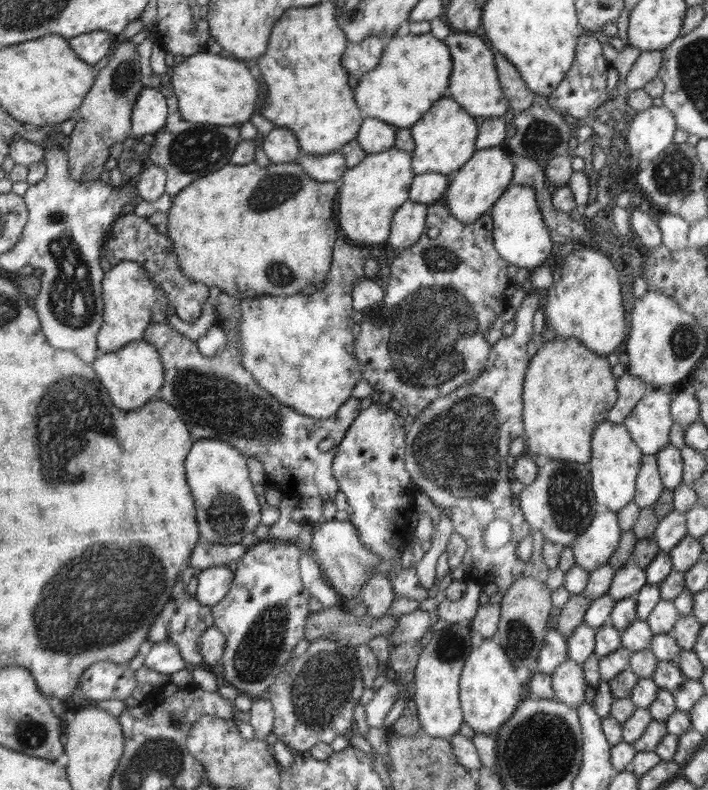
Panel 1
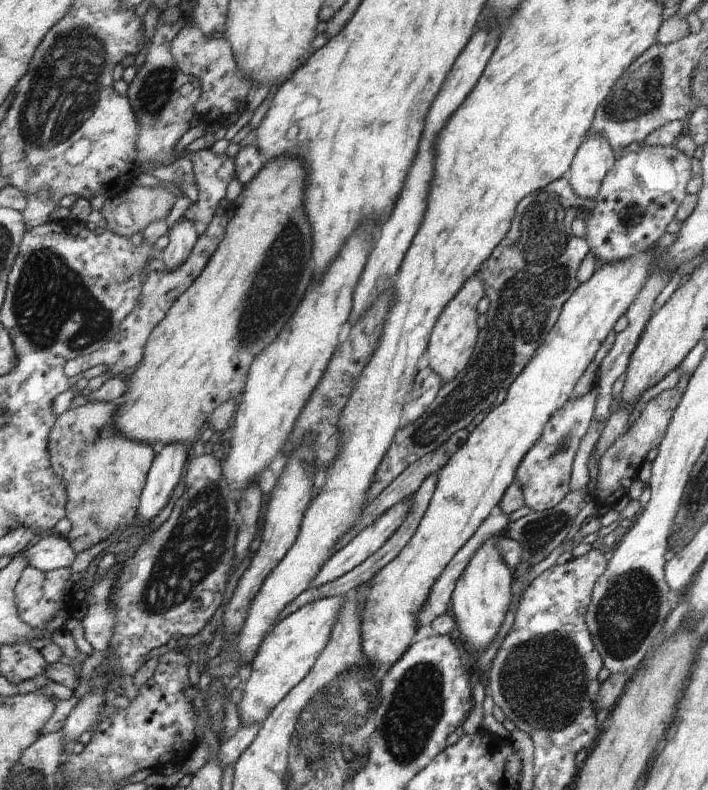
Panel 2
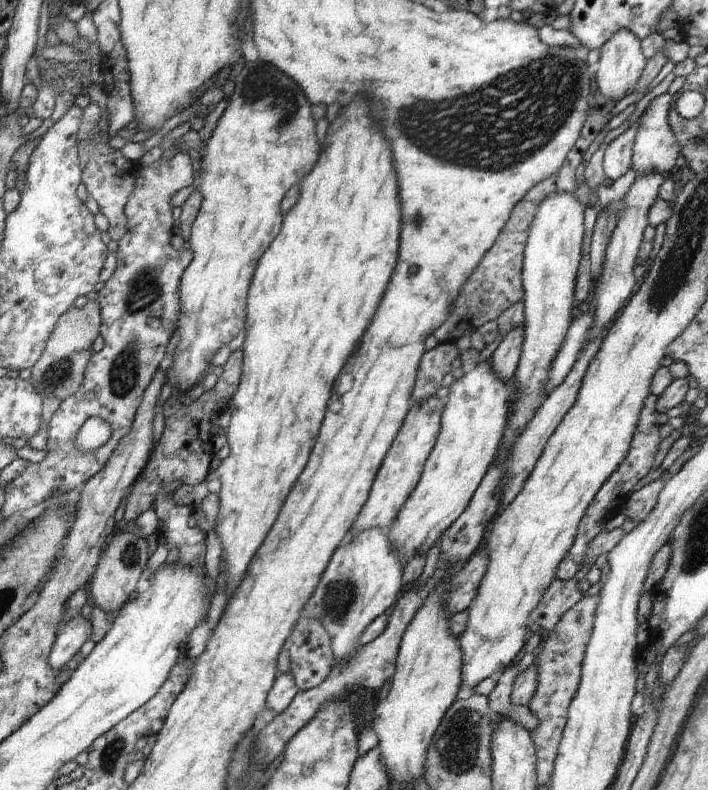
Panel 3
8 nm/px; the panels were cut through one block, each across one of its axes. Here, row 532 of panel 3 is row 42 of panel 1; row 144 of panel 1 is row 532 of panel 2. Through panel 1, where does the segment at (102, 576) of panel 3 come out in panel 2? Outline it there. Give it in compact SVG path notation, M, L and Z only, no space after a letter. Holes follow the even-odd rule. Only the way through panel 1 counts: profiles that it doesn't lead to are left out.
M90 402L79 408L72 408L58 416L56 424L50 430L48 453L52 471L65 483L67 502L65 518L72 523L72 530L67 536L70 548L79 553L107 540L117 530L125 530L137 516L139 499L143 492L148 472L157 449L128 440L114 430L112 416L117 406L112 402Z

